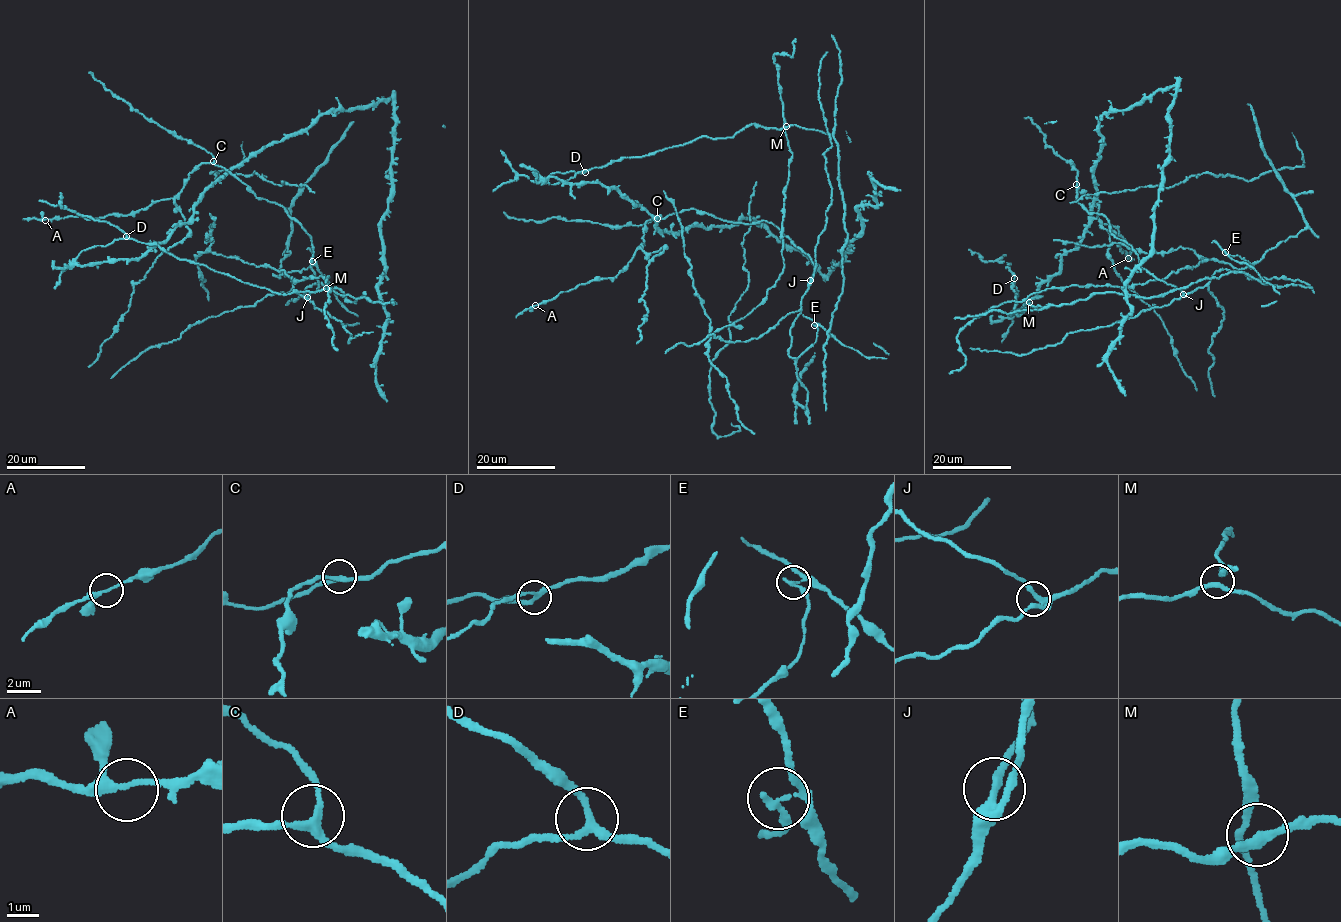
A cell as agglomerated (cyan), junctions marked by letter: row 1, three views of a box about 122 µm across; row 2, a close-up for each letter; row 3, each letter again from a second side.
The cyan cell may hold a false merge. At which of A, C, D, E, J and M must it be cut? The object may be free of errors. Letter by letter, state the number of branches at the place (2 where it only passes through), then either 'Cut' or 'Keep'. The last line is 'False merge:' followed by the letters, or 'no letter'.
A: Branches: 3. Keep
C: Branches: 3. Keep
D: Branches: 3. Keep
E: Branches: 3. Cut
J: Branches: 3. Keep
M: Branches: 3. Keep
False merge: E

